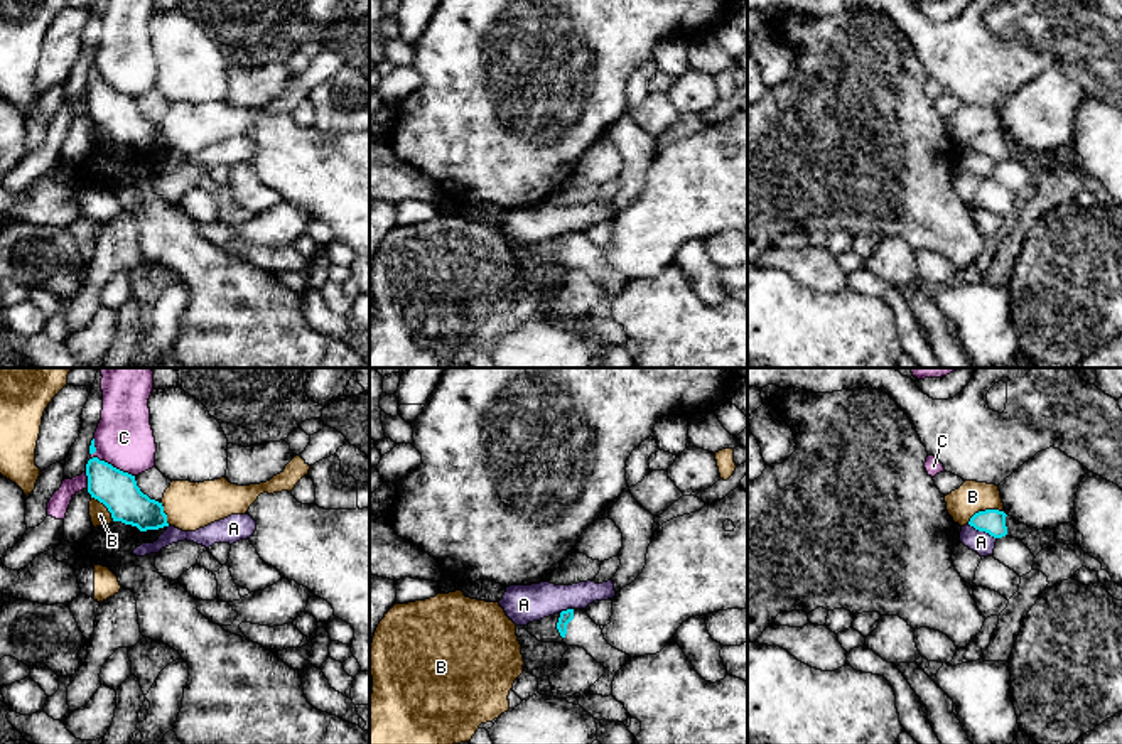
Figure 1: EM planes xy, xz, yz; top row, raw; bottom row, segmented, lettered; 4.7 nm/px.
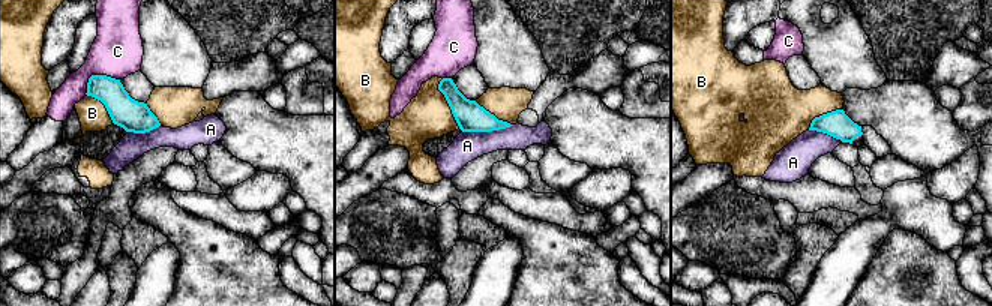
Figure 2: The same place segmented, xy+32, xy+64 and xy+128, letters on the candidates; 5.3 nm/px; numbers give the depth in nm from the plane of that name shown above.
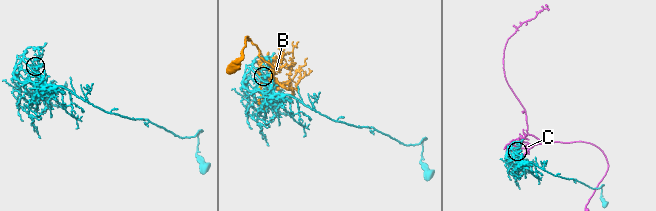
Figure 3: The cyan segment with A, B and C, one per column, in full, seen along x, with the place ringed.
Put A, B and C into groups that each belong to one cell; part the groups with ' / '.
A / B / C

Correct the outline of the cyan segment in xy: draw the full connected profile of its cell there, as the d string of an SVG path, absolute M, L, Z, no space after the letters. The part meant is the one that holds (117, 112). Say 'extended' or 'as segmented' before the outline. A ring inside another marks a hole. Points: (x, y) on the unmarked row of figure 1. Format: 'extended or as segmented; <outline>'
as segmented; M98 79L88 83L86 98L88 115L108 130L113 143L137 148L140 154L169 148L162 125L143 116L135 98Z

